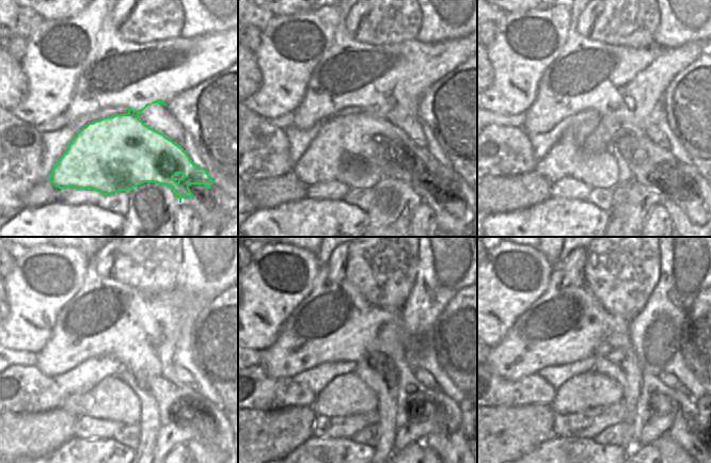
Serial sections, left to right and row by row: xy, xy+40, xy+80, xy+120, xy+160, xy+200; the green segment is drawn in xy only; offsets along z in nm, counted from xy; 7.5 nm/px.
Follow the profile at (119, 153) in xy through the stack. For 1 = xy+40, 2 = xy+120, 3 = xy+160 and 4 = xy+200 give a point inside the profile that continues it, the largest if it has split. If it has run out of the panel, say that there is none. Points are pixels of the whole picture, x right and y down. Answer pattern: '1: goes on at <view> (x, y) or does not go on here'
1: goes on at xy+40 (369, 138)
2: goes on at xy+120 (152, 365)
3: goes on at xy+160 (406, 380)
4: goes on at xy+200 (648, 381)

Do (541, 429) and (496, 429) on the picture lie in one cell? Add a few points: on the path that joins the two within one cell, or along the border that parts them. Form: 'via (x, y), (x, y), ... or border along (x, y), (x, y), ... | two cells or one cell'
via (531, 428), (507, 428) | one cell

